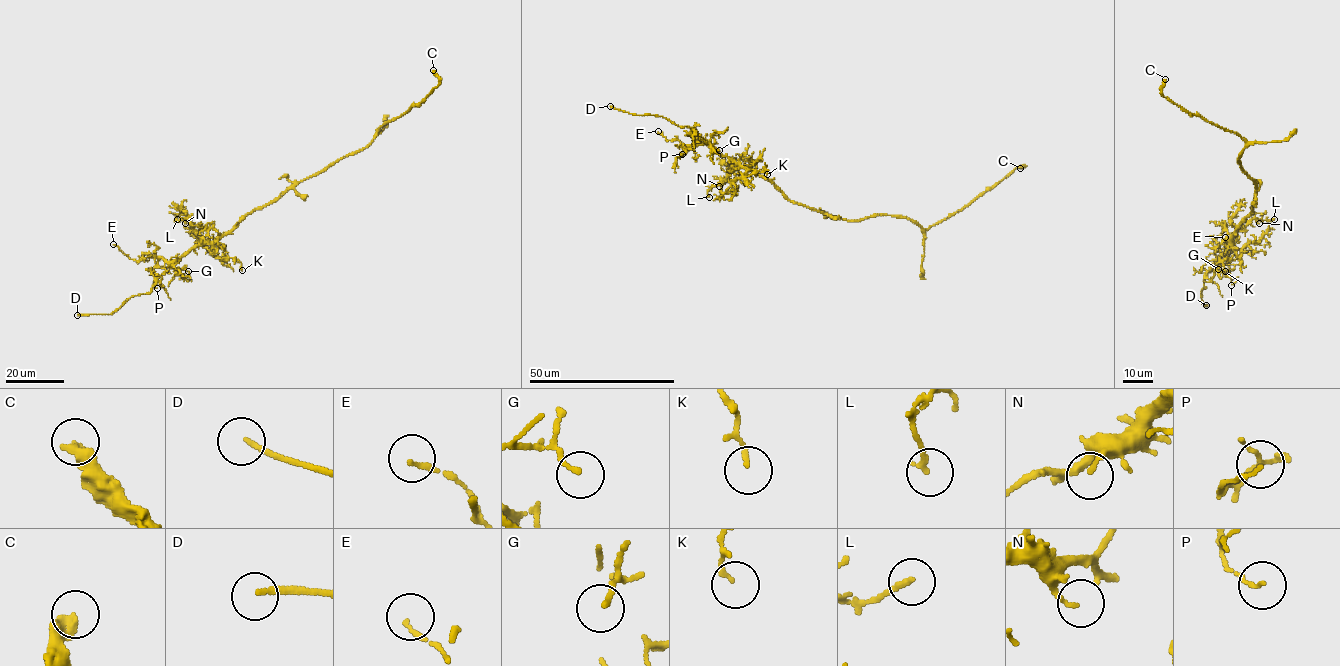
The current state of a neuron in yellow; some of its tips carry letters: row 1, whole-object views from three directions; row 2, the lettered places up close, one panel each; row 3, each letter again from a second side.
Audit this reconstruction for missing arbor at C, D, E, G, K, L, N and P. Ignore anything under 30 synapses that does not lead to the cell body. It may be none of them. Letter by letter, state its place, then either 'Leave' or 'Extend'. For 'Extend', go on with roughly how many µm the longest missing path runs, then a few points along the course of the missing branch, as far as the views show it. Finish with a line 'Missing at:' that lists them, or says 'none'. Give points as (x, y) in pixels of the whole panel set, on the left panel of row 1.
C: Place: (433, 70). Leave
D: Place: (77, 315). Extend. Missing length about 4 µm
E: Place: (113, 244). Leave
G: Place: (188, 271). Leave
K: Place: (242, 270). Leave
L: Place: (177, 219). Leave
N: Place: (185, 223). Leave
P: Place: (157, 288). Leave
Missing at: D

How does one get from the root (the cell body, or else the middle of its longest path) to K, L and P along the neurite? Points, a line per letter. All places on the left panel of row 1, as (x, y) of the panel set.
K: (283, 193), (257, 207), (217, 242), (214, 256), (237, 259), (242, 270)
L: (283, 193), (212, 242), (198, 236), (188, 220), (175, 221), (177, 219)
P: (283, 193), (212, 242), (203, 242), (173, 262), (159, 258), (153, 270), (157, 277), (153, 283), (157, 288)

